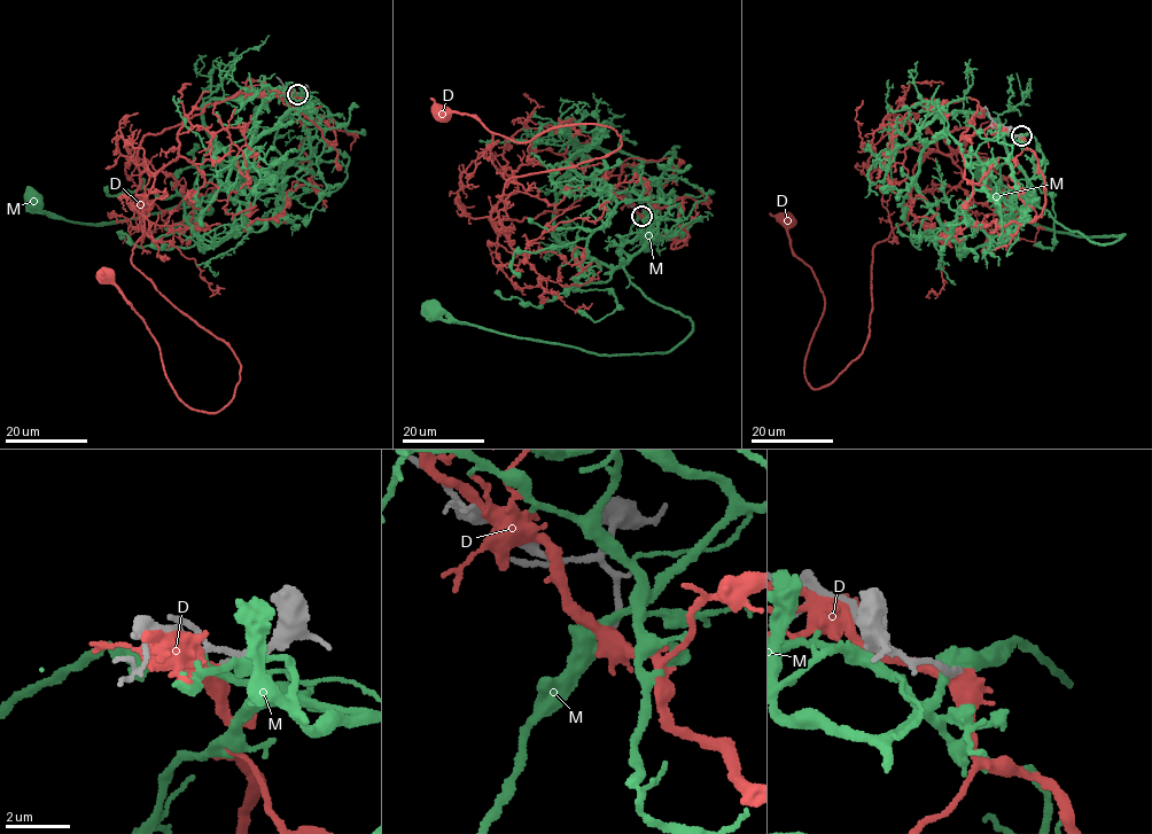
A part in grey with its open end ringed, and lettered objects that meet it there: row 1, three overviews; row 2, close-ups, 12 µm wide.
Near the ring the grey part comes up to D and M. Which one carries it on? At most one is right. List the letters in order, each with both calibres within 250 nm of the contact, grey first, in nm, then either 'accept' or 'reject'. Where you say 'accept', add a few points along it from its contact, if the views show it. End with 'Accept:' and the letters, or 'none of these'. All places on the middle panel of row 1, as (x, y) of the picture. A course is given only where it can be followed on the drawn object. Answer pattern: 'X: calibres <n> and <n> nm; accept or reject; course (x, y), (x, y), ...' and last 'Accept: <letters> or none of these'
D: calibres 220 and 420 nm; reject
M: calibres 240 and 320 nm; reject
Accept: none of these

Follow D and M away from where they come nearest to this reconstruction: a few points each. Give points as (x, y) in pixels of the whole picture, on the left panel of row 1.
D: (297, 94), (254, 80), (139, 149), (132, 263), (234, 353), (223, 408), (184, 403), (104, 275)
M: (297, 95), (274, 145), (283, 171), (239, 176), (272, 189), (247, 180), (87, 225), (34, 199)

